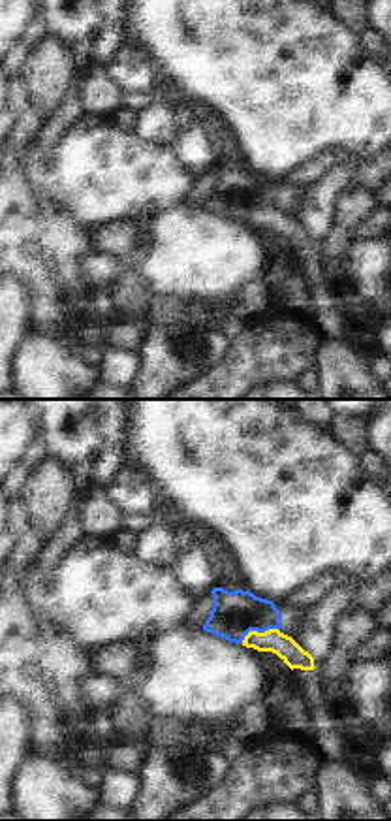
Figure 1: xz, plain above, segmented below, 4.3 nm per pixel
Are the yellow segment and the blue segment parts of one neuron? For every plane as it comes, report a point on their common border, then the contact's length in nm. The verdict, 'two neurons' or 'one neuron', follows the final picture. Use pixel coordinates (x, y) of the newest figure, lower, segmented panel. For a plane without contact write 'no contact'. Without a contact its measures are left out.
contact (256, 631); length 180 nm

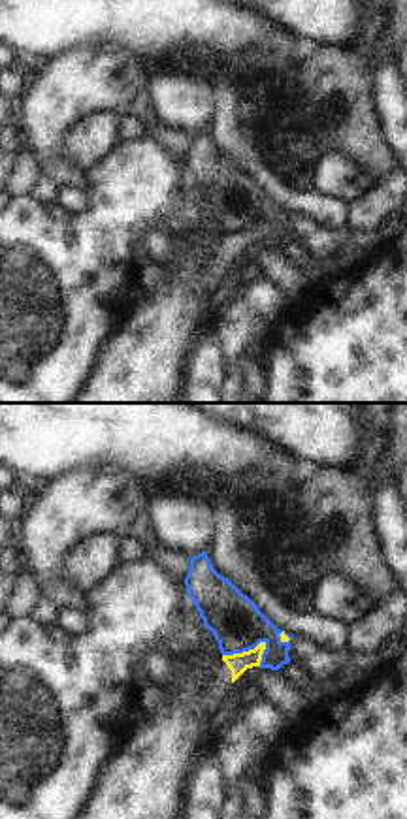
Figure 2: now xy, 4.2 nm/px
contact (244, 652); length 200 nm

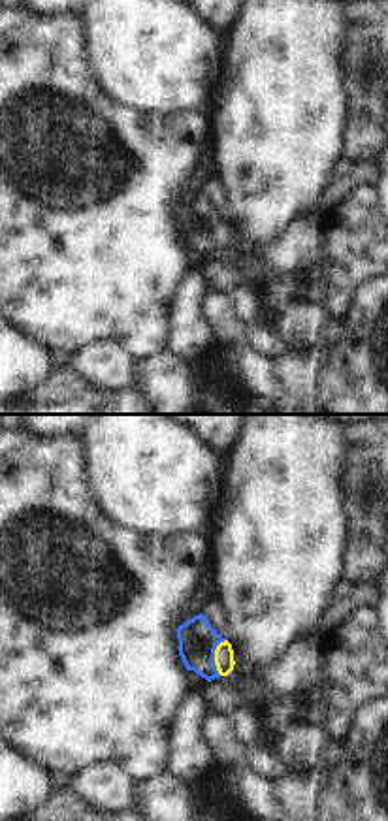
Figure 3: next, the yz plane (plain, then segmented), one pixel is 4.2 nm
contact (215, 658); length 160 nm

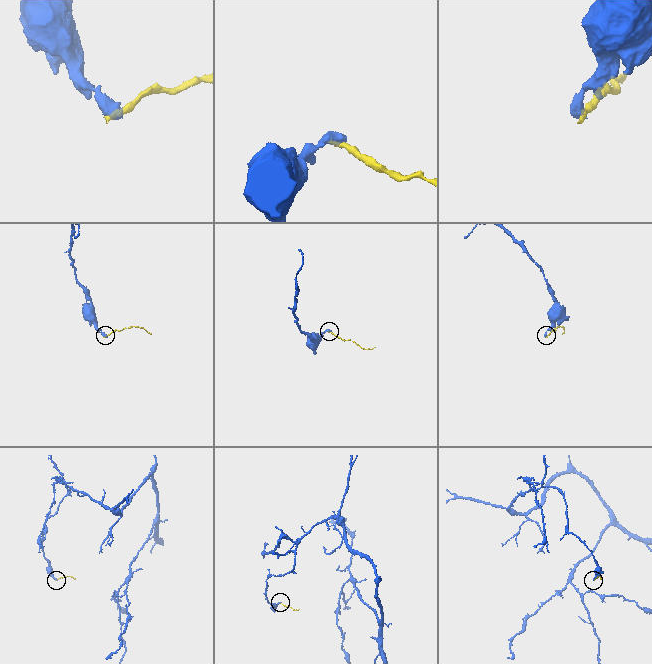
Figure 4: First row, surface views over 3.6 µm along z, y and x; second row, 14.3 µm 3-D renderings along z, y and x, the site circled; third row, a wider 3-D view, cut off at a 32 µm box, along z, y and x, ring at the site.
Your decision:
two neurons

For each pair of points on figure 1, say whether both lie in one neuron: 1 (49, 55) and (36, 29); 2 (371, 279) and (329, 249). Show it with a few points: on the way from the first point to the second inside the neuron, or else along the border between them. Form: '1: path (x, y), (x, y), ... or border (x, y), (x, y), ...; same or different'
1: border (46, 32), (19, 76); different
2: border (352, 240), (339, 268), (339, 277); different

